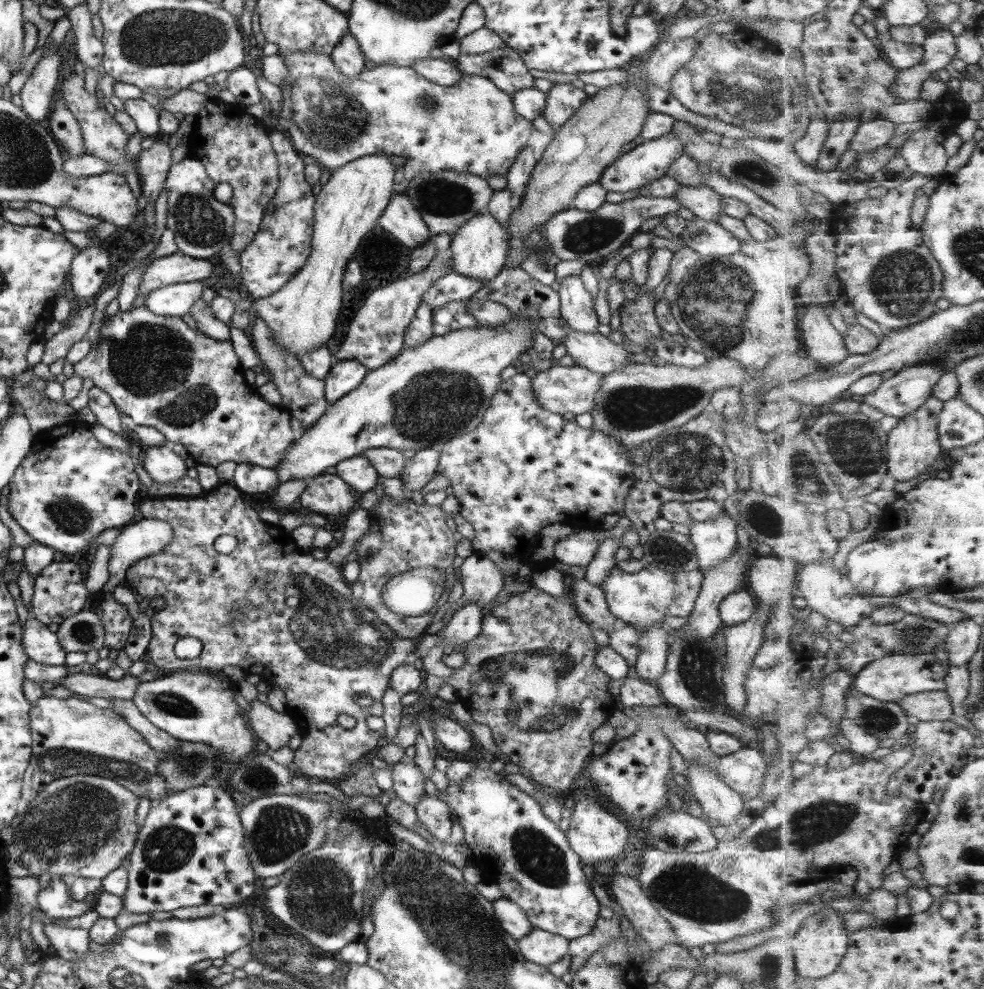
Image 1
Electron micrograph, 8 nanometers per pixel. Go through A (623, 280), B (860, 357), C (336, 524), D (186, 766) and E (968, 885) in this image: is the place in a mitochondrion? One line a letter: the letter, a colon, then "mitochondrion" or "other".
A: other
B: other
C: other
D: mitochondrion
E: other

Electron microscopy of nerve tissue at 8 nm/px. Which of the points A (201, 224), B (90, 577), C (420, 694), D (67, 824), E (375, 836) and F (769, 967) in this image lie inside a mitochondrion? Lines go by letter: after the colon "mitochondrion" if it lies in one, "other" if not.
A: mitochondrion
B: other
C: other
D: mitochondrion
E: other
F: mitochondrion

